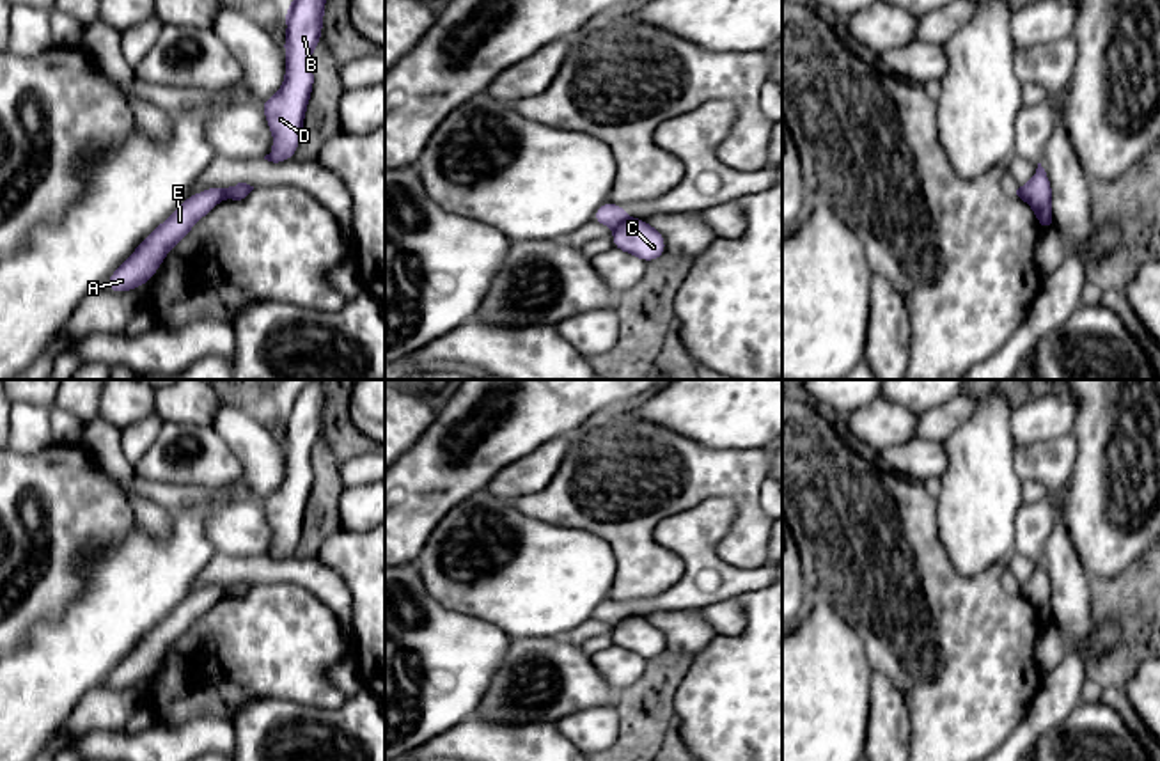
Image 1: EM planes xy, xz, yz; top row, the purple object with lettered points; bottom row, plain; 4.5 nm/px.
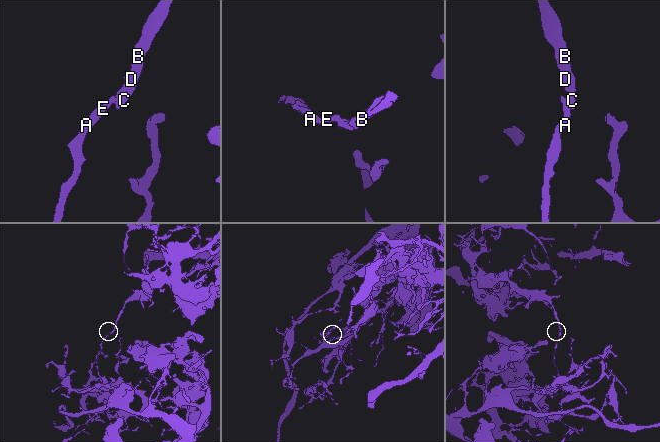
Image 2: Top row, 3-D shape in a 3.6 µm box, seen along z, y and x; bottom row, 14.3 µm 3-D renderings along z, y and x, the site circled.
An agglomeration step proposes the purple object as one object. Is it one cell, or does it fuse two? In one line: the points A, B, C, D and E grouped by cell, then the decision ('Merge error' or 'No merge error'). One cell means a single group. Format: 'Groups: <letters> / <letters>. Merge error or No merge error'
Groups: A E / B C D. Merge error

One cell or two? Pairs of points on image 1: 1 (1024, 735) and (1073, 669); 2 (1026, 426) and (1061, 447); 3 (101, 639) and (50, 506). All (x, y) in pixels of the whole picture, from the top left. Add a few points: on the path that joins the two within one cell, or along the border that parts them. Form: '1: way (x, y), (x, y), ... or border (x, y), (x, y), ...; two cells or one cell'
1: way (1040, 719), (1063, 685); one cell
2: border (1070, 433), (1015, 449); two cells
3: border (100, 550), (77, 559), (84, 591), (54, 618); two cells

